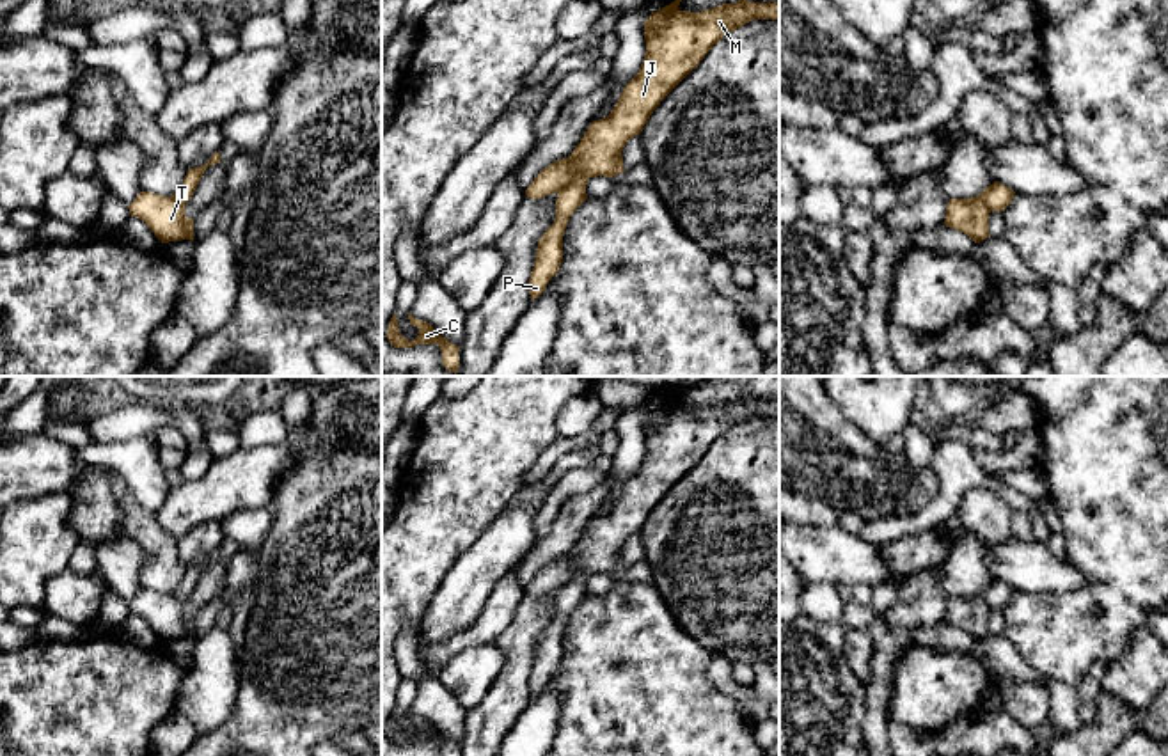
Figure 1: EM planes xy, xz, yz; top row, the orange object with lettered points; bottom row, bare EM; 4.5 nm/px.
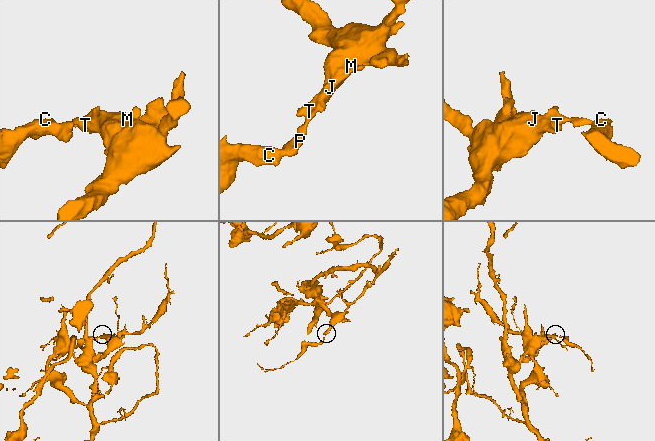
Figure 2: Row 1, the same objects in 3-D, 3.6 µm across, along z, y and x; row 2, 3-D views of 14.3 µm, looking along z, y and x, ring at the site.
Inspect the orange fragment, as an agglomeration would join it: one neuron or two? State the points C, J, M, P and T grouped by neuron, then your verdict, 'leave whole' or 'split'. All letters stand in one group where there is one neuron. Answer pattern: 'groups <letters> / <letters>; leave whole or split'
groups C P / J M T; split

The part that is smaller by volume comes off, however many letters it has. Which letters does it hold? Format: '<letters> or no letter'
C, P

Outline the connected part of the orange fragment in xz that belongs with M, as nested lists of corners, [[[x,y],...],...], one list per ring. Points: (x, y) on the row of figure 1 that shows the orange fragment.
[[[738,0],[701,12],[680,11],[680,2],[648,16],[646,53],[639,73],[625,85],[611,114],[589,124],[573,153],[534,177],[525,197],[557,193],[579,177],[621,174],[627,142],[643,131],[660,101],[698,67],[714,44],[753,20],[779,20],[779,0]]]

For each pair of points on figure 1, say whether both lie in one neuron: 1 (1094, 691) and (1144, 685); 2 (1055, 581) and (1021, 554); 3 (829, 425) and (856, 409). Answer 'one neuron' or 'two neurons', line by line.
1: two neurons
2: one neuron
3: two neurons

